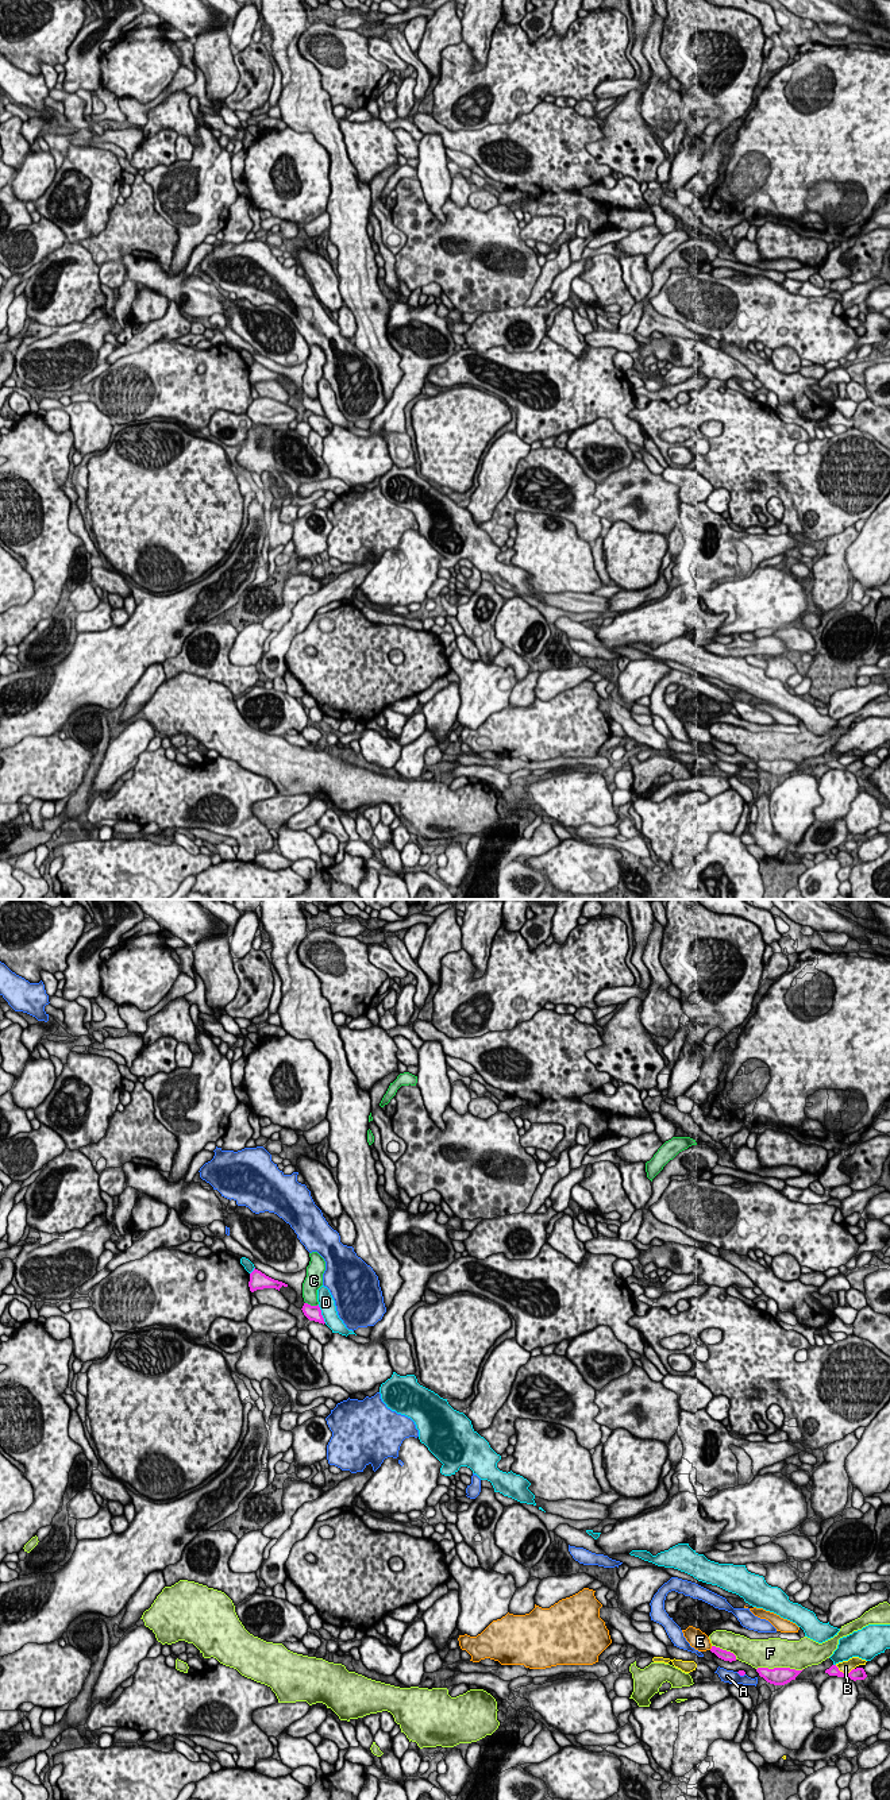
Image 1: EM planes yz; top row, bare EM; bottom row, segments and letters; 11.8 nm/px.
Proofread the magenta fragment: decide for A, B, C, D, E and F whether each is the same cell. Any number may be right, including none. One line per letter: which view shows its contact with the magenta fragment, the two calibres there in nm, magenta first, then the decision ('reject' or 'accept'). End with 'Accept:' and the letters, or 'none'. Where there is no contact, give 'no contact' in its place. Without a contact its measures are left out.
A: contact in yz; calibres 60 and 160 nm; reject
B: contact in yz; calibres 140 and 160 nm; reject
C: contact in yz; calibres 190 and 190 nm; reject
D: contact in yz; calibres 190 and 190 nm; reject
E: contact in yz; calibres 130 and 220 nm; reject
F: contact in yz; calibres 220 and 360 nm; reject
Accept: none

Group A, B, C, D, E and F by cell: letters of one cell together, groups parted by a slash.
A / B / C / D / E / F

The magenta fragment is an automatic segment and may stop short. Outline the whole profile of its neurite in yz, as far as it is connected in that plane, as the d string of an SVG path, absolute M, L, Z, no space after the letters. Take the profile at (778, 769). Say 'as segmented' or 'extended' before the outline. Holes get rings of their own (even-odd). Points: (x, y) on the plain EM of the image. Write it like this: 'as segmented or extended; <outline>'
as segmented; M758 760L756 764L759 766L760 770L763 770L770 776L785 778L791 772L795 772L795 770L802 763L795 763L790 760L774 760L774 762Z

